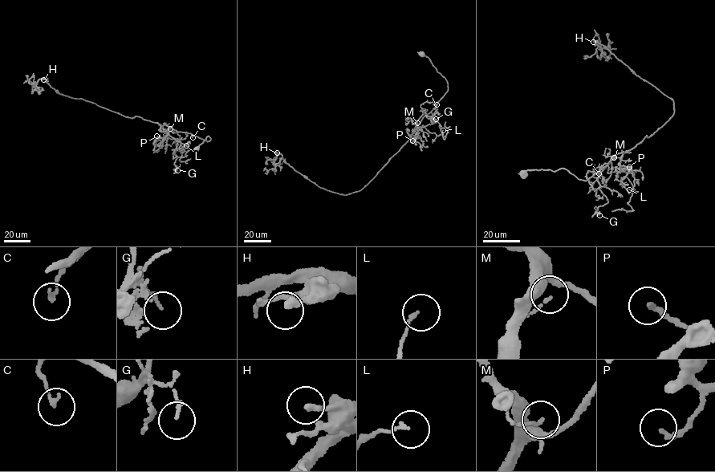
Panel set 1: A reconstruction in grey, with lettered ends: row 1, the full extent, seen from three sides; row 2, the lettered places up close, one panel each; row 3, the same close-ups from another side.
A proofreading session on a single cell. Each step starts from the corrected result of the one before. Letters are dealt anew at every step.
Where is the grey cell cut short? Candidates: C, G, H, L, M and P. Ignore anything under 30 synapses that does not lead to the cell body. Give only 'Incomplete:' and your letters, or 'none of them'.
Incomplete: none of them

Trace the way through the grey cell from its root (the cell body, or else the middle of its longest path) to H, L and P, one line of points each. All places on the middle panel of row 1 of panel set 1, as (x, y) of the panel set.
H: (422, 54), (445, 79), (448, 91), (416, 124), (407, 142), (362, 189), (344, 195), (320, 188), (277, 152)
L: (422, 54), (428, 58), (445, 79), (448, 89), (412, 132), (423, 127), (437, 136), (443, 130)
P: (422, 54), (428, 58), (445, 79), (448, 89), (435, 107), (416, 124), (412, 132), (419, 130), (412, 140)

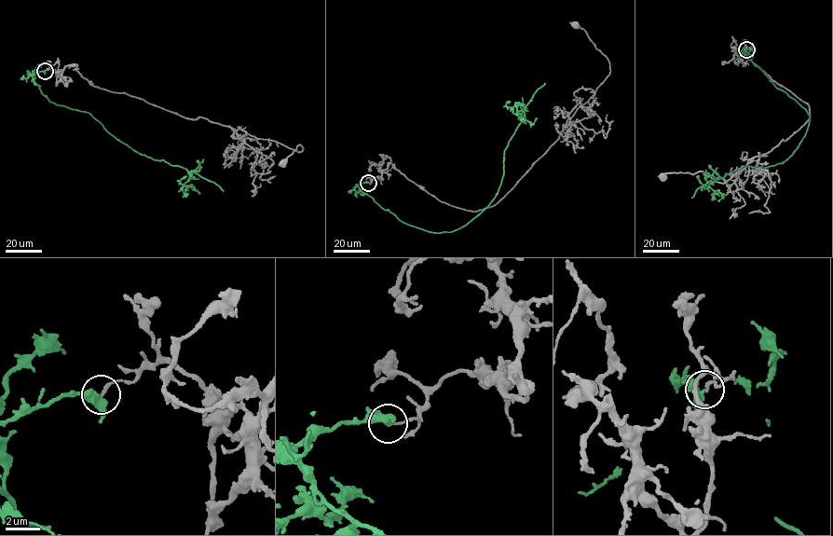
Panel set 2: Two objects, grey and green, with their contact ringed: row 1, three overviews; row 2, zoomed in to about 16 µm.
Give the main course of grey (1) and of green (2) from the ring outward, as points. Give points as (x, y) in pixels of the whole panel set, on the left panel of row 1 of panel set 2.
1: (45, 71), (55, 69), (57, 84), (63, 68), (77, 65), (96, 87), (298, 145), (283, 162)
2: (45, 71), (32, 78), (51, 103), (88, 112), (139, 153), (181, 166), (192, 174), (184, 185), (200, 193)

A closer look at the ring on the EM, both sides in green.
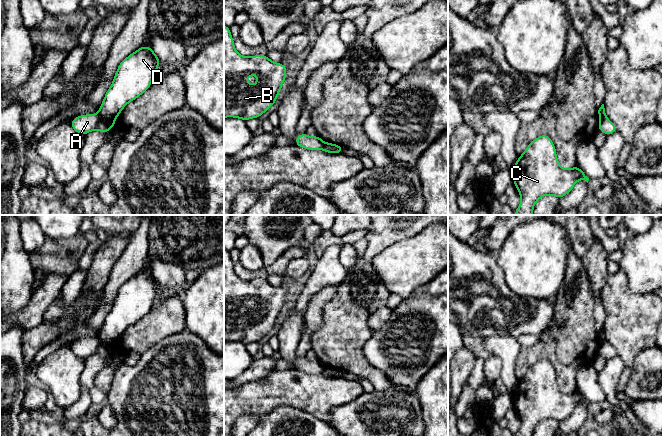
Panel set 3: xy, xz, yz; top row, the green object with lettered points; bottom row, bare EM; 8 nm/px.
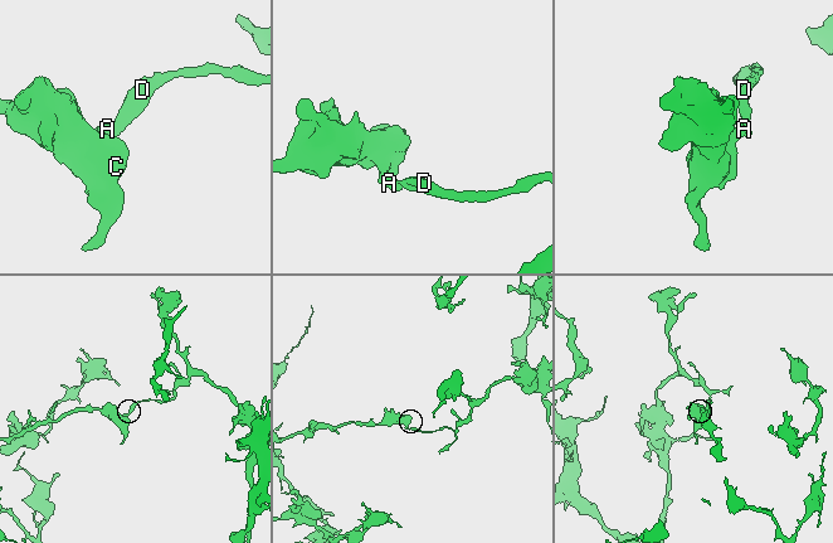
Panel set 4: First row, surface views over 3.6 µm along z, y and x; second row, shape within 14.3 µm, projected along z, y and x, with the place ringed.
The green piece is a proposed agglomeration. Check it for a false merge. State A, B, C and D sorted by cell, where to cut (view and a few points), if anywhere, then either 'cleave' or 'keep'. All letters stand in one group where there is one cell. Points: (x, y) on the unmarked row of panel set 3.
groups A B C / D; cut xy (98, 337), (99, 344), (95, 353); cleave

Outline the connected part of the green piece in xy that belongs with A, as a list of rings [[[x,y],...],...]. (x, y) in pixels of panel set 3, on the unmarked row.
[[[99,338],[80,339],[74,342],[70,349],[77,357],[86,359],[87,357],[96,354],[99,344]]]

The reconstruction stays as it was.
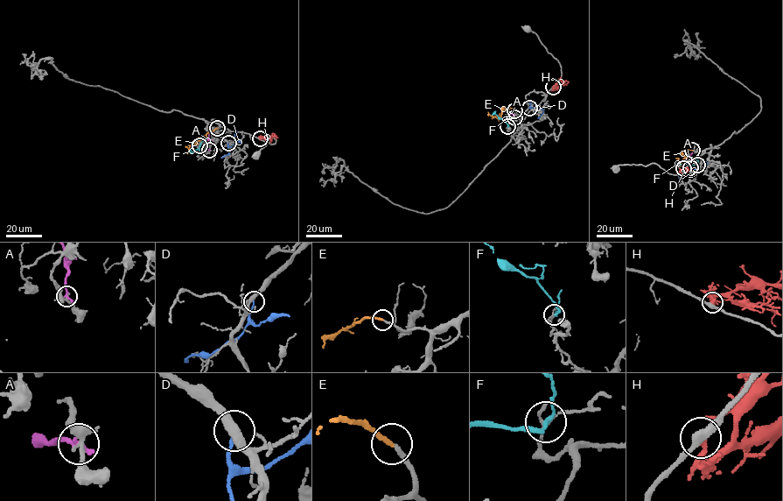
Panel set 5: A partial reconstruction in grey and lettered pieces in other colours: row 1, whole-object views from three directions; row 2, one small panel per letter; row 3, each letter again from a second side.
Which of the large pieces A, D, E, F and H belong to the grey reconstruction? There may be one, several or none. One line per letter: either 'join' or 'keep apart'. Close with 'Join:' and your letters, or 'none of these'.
A: keep apart
D: keep apart
E: join
F: keep apart
H: keep apart
Join: E

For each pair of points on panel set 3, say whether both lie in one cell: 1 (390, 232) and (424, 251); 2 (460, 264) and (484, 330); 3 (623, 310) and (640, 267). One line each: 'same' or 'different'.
1: different
2: same
3: different

